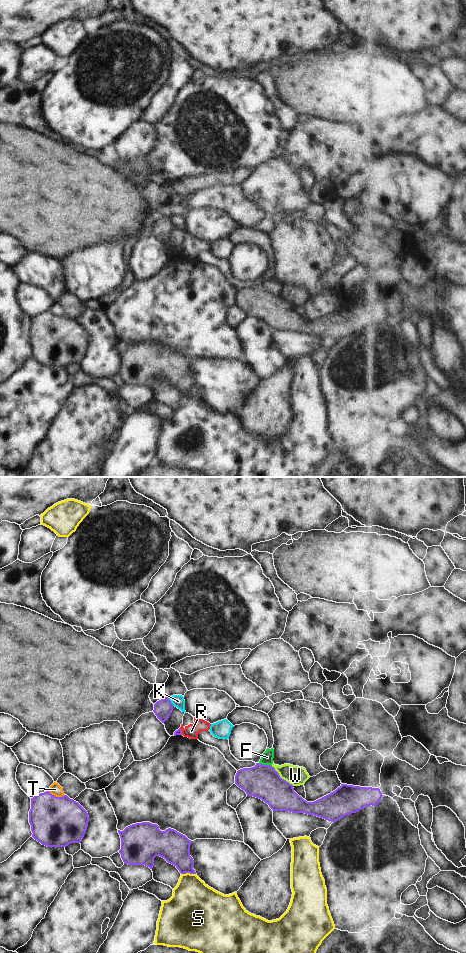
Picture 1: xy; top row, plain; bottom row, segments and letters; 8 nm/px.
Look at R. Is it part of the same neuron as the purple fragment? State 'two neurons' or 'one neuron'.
two neurons

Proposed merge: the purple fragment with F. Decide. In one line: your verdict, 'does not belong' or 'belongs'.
belongs

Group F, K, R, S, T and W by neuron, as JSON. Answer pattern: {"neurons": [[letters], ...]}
{"neurons": [["F"], ["K"], ["R", "W"], ["S"], ["T"]]}

